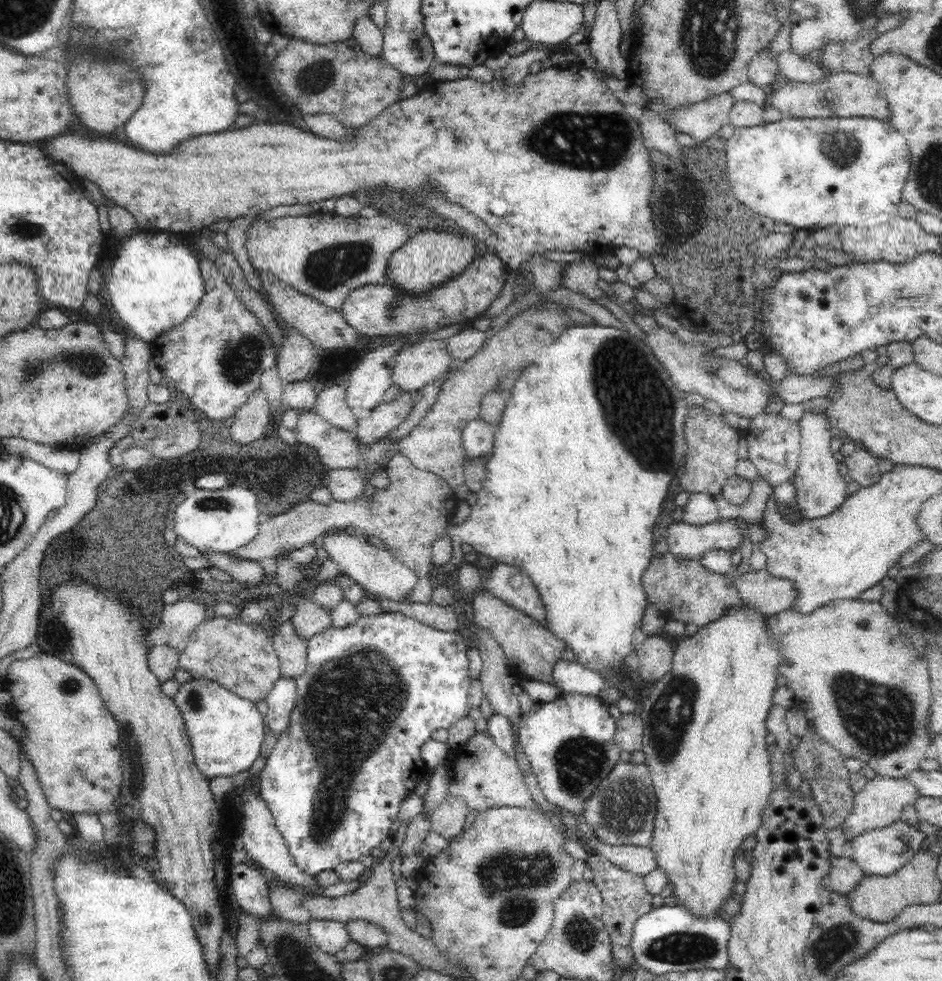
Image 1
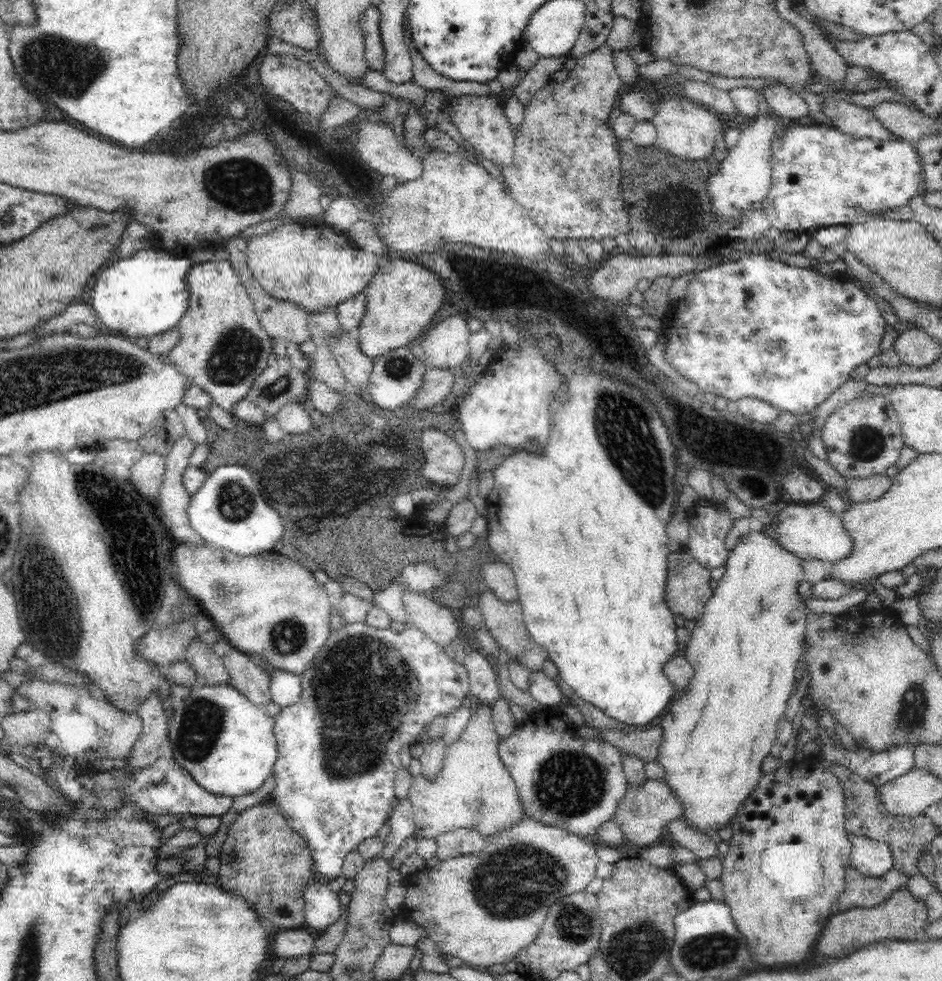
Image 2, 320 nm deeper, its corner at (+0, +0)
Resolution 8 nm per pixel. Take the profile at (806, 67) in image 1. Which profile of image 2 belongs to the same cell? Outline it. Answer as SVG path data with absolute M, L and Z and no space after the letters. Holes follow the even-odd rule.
M824 94L823 111L835 122L834 126L851 137L871 138L878 141L904 141L901 136L886 130L869 108L853 105L849 102L838 102L831 94Z

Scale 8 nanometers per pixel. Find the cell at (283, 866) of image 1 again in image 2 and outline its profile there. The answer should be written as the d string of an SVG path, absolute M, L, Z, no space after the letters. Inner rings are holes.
M312 881L303 891L306 901L305 925L314 935L324 932L344 915L338 893L332 892L328 886Z

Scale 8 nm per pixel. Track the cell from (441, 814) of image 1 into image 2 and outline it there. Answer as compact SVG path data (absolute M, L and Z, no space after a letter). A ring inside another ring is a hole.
M468 829L445 832L438 835L435 841L437 842L436 855L439 861L480 853L489 843L486 836Z

